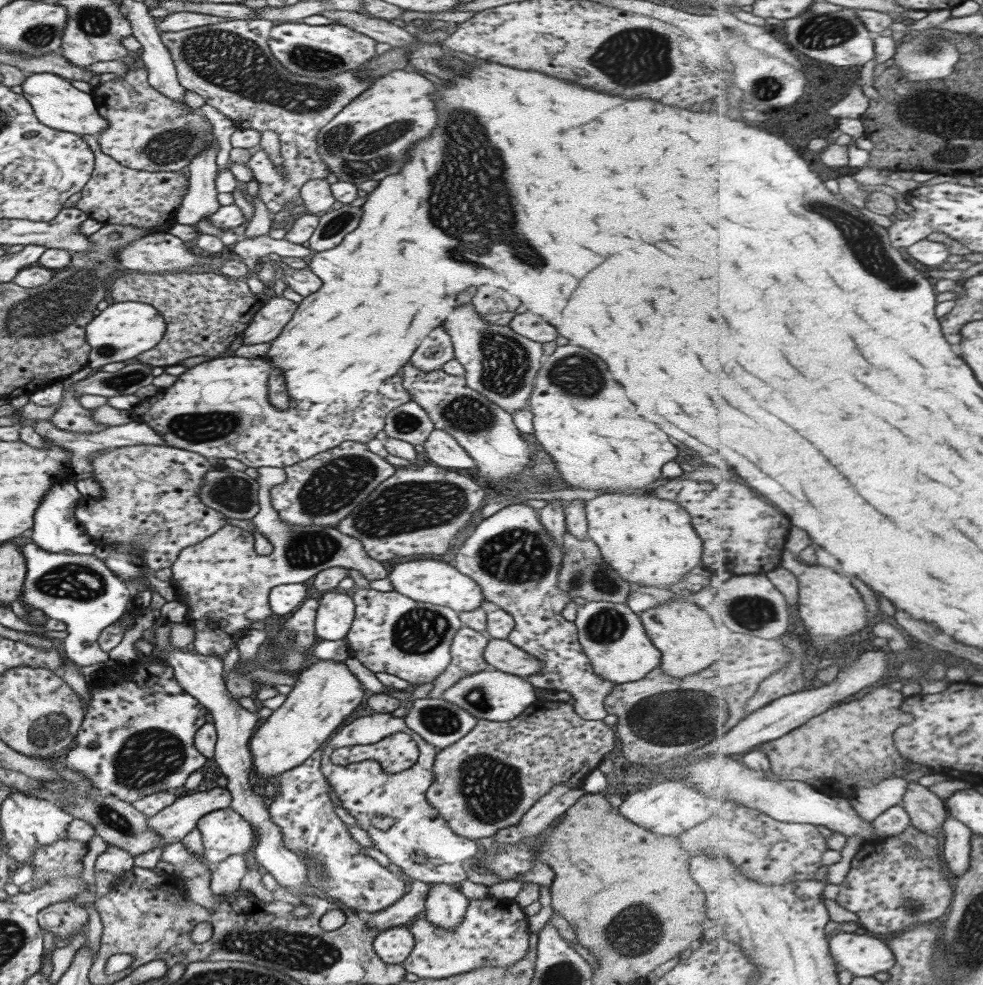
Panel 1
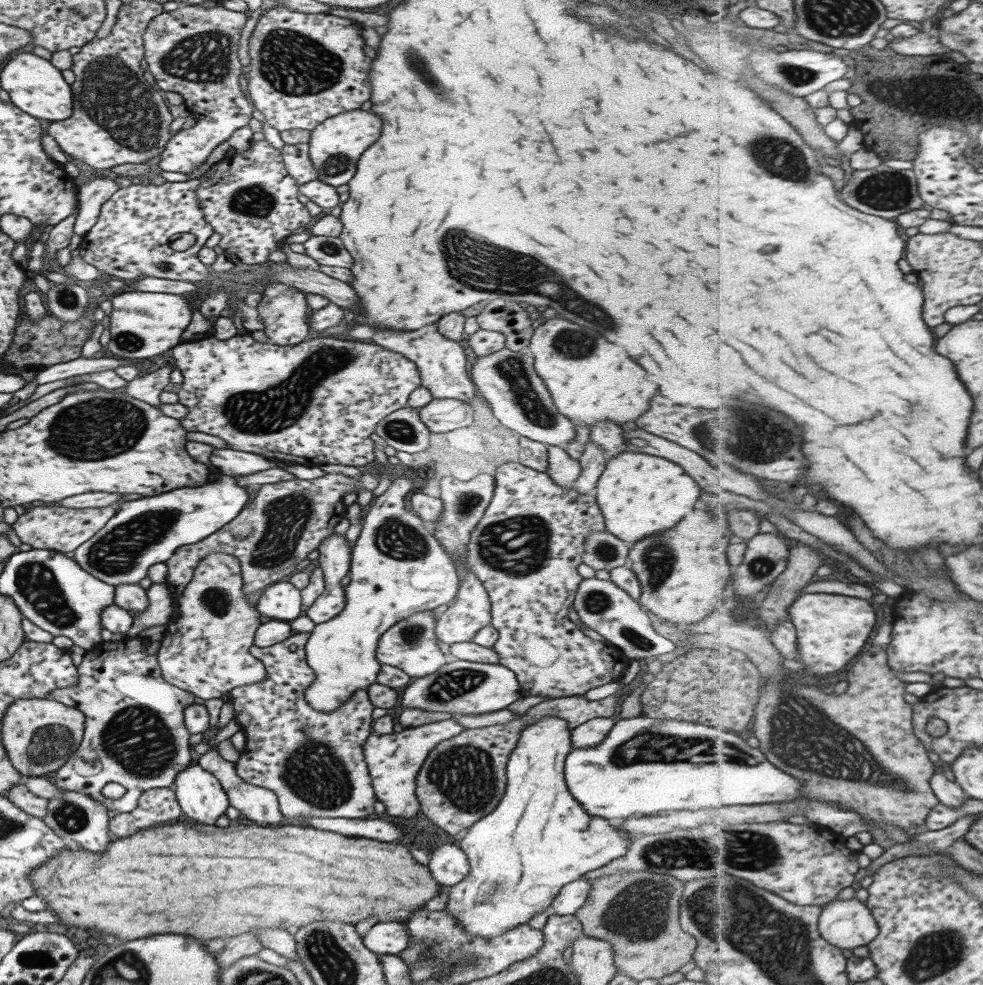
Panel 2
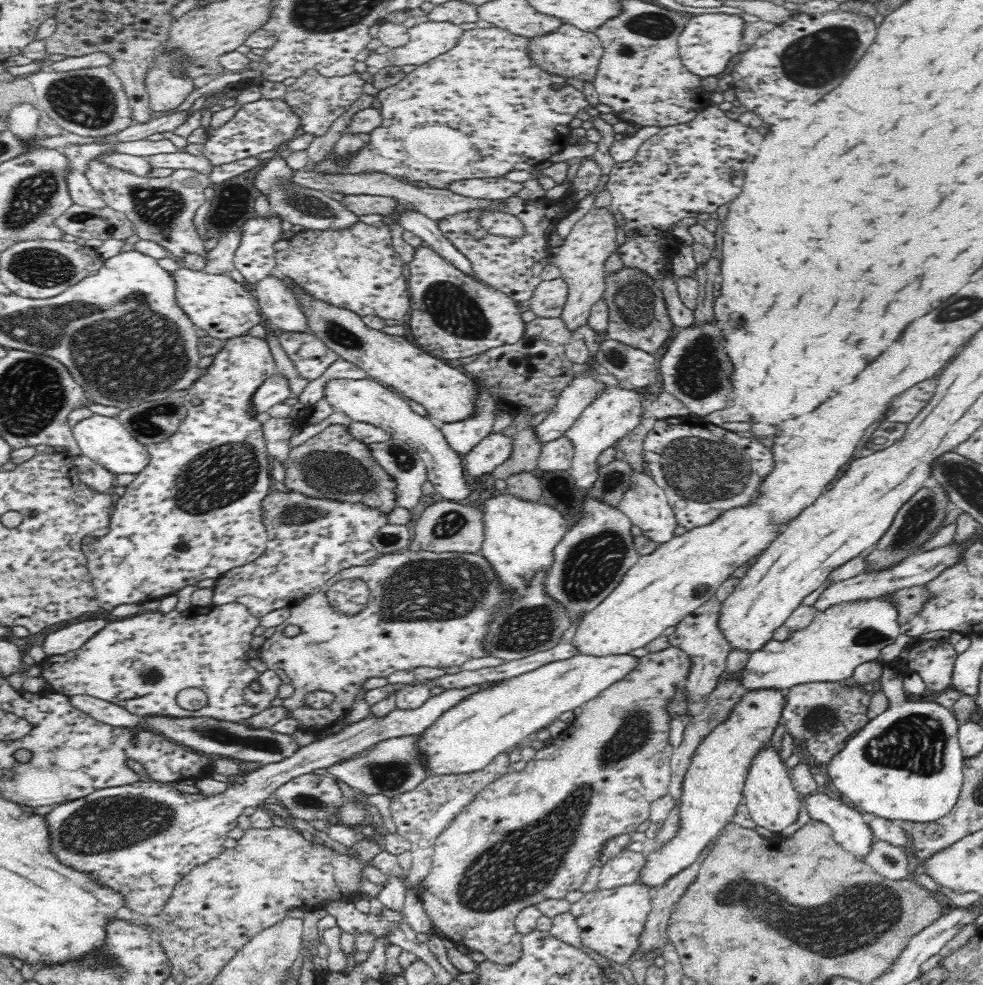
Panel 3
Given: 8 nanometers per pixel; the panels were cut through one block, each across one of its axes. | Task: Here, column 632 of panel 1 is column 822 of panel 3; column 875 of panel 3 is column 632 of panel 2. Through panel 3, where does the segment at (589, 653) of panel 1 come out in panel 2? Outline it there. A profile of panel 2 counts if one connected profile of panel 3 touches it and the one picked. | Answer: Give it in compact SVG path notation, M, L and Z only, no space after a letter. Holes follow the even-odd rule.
M595 576L583 578L579 582L572 605L580 622L586 628L595 630L605 643L619 648L630 660L638 661L640 658L664 655L675 647L669 639L655 632L651 626L650 617L637 600L632 599L610 580L601 580Z

